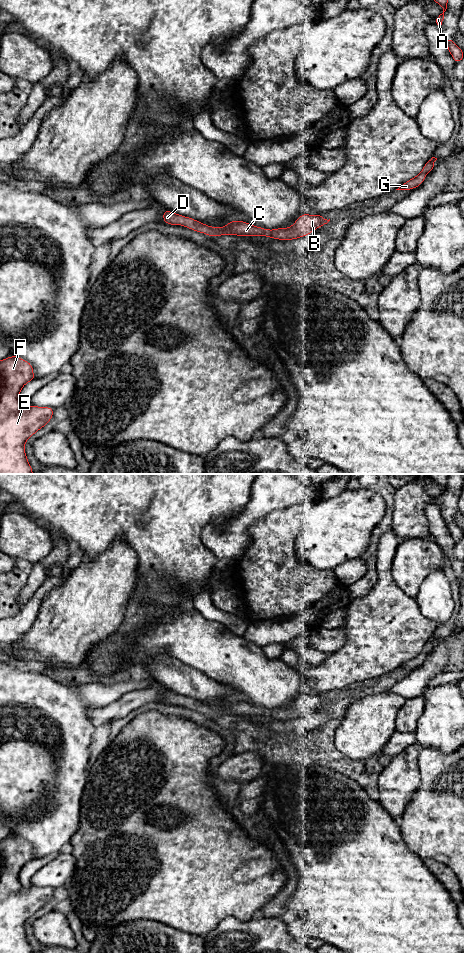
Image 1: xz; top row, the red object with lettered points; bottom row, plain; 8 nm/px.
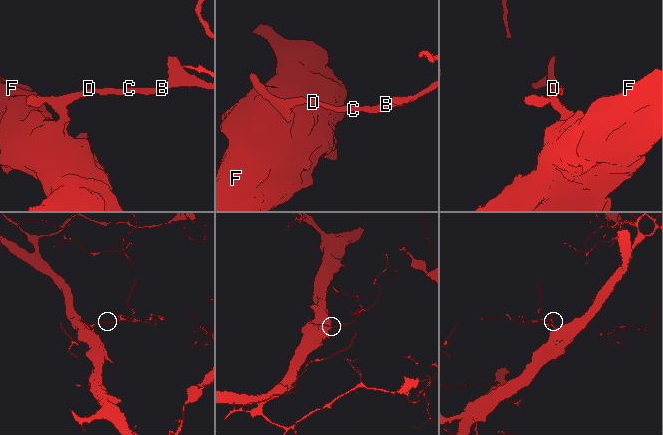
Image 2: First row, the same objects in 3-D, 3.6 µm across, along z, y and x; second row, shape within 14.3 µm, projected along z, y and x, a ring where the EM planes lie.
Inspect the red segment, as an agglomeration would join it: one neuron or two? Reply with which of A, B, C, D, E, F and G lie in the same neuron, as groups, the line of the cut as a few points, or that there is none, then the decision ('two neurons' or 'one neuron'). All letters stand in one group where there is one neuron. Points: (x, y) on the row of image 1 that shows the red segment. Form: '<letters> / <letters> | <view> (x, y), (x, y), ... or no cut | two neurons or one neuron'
A B C D E F G | no cut | one neuron

